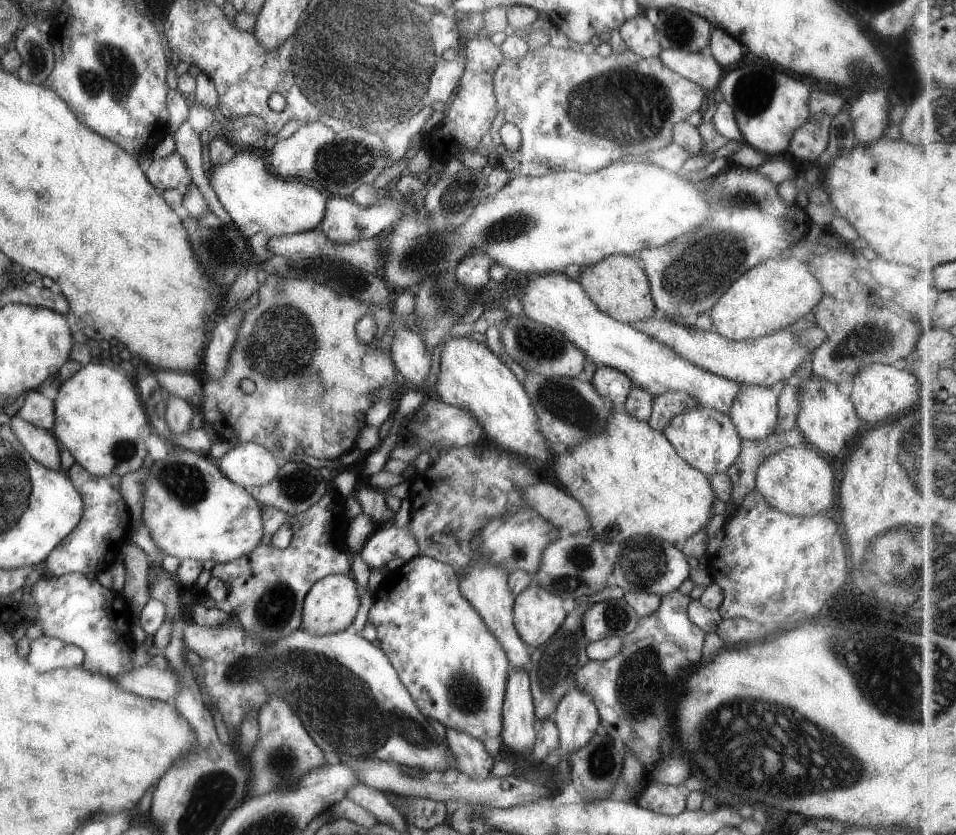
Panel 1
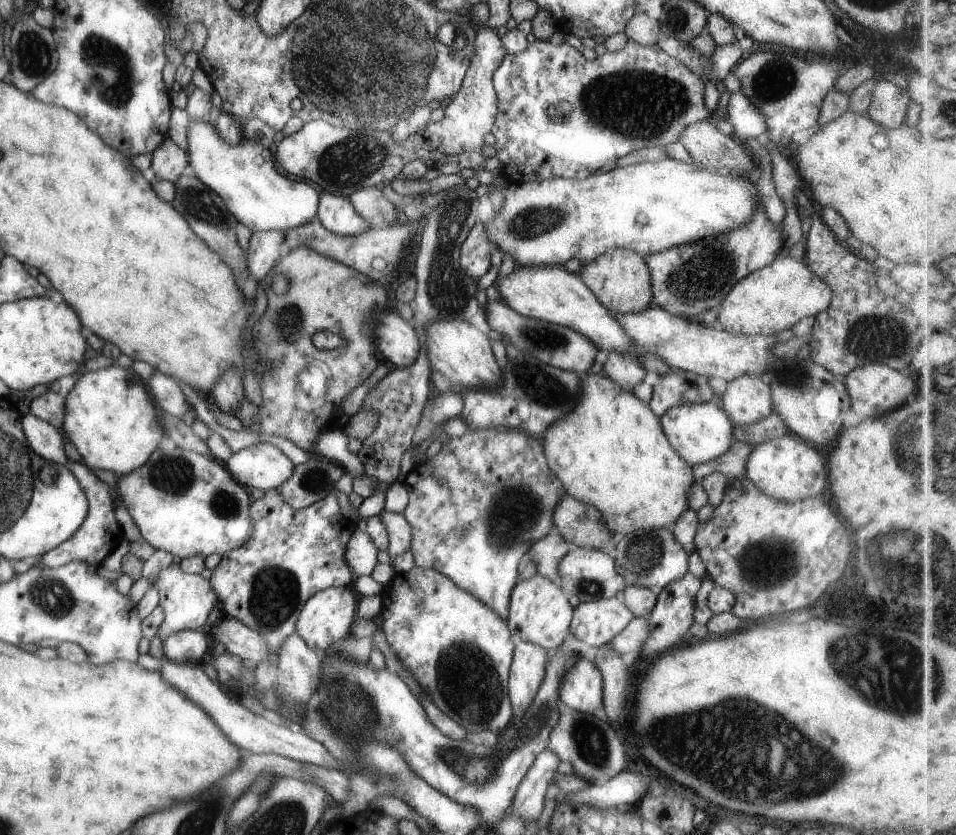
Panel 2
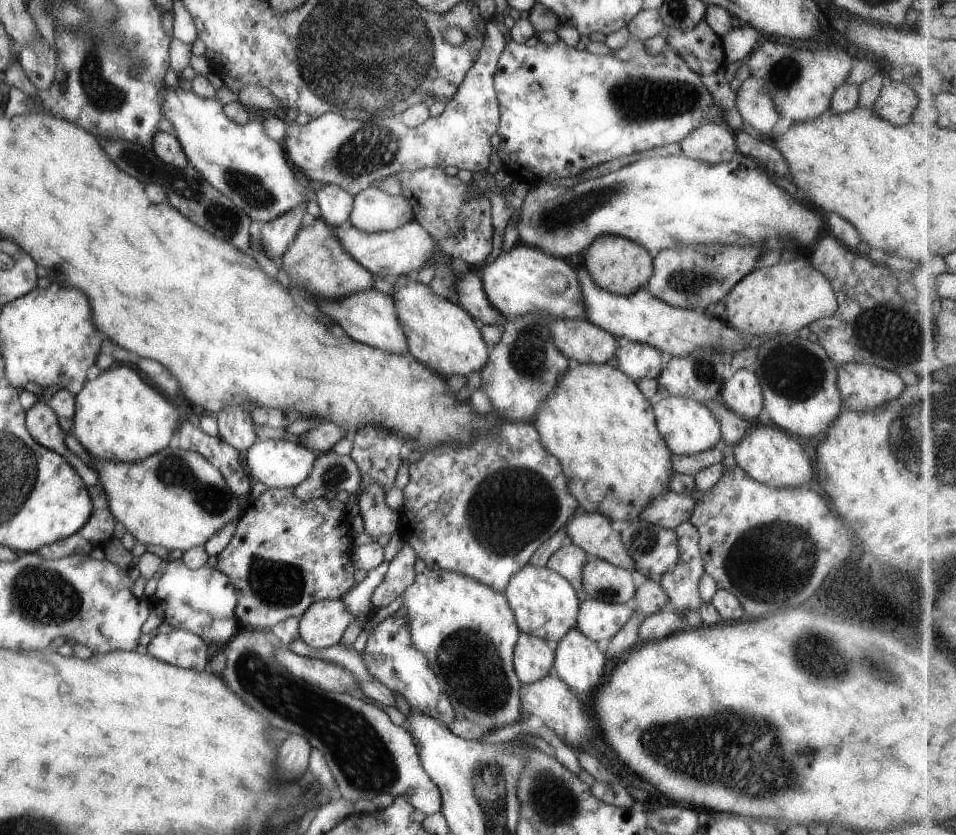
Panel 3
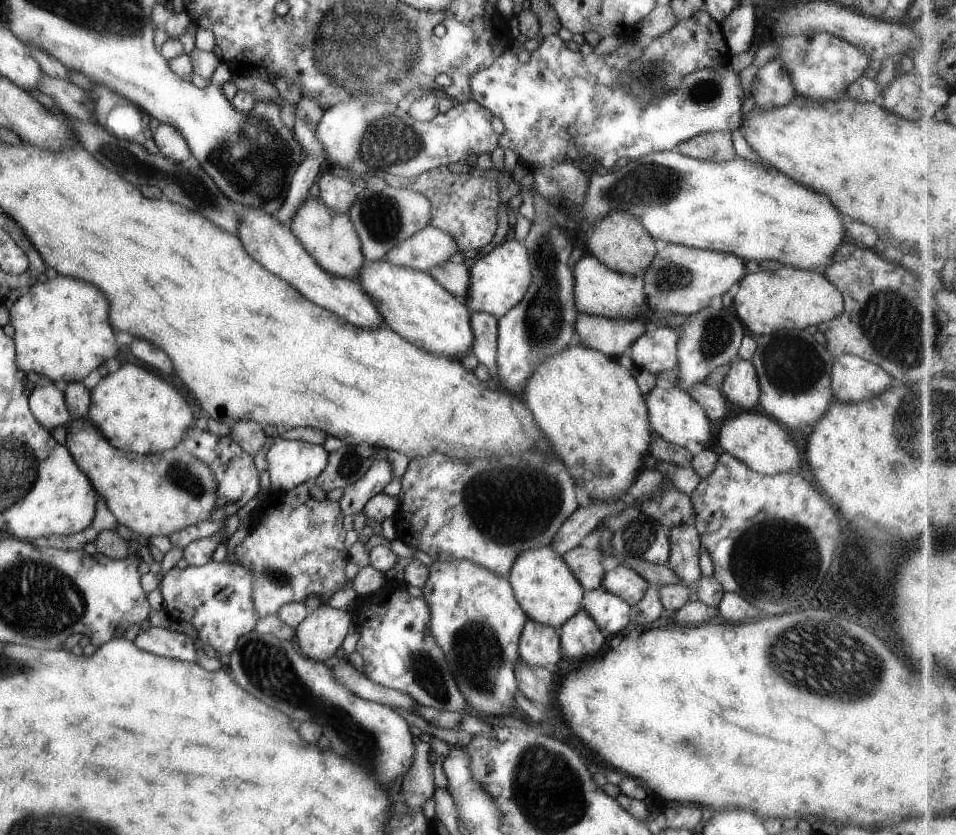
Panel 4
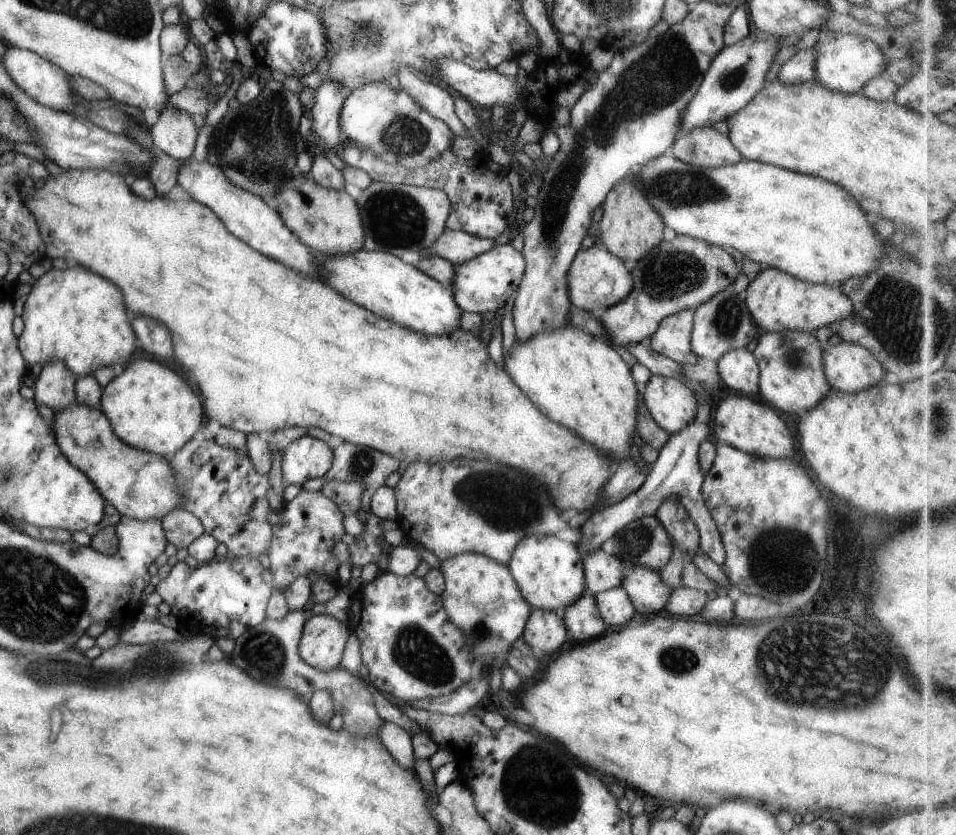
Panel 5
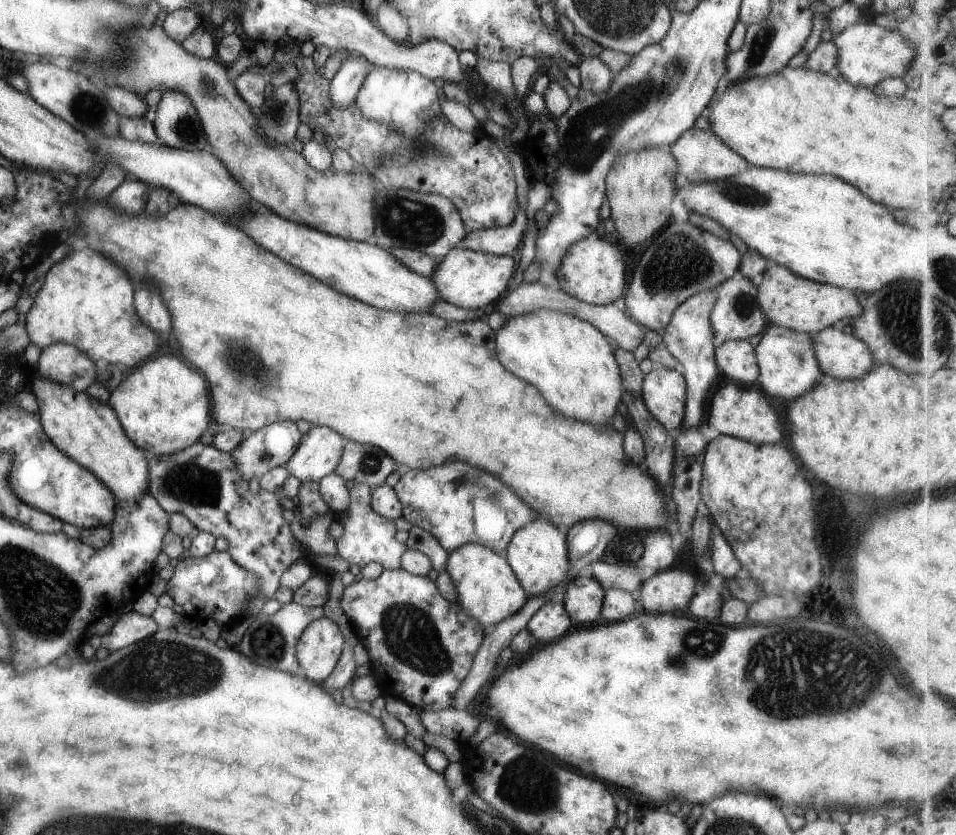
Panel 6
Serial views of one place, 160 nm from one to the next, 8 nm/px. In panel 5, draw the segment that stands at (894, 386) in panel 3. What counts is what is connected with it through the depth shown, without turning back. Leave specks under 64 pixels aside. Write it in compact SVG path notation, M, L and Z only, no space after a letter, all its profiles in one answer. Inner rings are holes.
M840 342L839 344L823 347L824 374L829 385L842 392L855 393L864 390L866 386L874 386L886 378L884 367L869 350L858 343Z

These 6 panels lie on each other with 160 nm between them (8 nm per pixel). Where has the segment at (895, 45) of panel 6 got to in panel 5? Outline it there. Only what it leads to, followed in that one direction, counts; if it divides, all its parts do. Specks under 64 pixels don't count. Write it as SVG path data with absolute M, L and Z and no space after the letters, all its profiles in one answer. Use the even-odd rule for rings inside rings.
M824 28L819 32L819 39L814 48L817 50L814 80L830 90L841 93L860 92L871 78L883 73L889 63L880 46L859 34L842 34Z

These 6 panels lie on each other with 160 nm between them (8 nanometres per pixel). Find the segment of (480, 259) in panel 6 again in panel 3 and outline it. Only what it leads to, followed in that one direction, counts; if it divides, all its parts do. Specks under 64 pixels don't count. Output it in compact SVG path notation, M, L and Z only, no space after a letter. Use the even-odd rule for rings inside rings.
M514 241L514 244L505 246L494 262L479 269L477 273L487 299L505 317L513 318L527 312L546 311L554 318L587 318L576 266L569 260Z

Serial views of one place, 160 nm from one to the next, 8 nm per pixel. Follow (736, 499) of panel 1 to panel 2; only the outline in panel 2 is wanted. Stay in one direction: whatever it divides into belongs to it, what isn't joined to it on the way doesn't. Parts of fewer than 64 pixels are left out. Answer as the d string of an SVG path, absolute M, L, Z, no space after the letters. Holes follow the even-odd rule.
M736 440L732 446L730 446L722 456L718 456L717 459L692 466L694 478L696 478L697 482L700 482L702 478L714 472L720 472L720 474L724 474L727 478L742 478L746 474L748 456L750 456L750 452L752 452L754 448L756 448L756 446L752 446L752 444L748 444L748 442Z

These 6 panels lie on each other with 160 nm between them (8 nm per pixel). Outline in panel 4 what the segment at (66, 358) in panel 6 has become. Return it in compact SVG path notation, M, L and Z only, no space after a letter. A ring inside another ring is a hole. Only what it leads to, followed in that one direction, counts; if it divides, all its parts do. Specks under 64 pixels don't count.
M55 383L31 386L30 406L36 420L50 432L57 426L67 426L71 416L66 406L65 394Z

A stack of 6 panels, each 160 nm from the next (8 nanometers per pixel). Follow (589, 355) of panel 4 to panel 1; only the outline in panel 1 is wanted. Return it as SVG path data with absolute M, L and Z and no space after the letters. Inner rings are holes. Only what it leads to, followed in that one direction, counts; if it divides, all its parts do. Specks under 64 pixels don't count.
M621 407L612 412L602 432L584 438L569 451L554 455L552 467L564 488L586 509L596 539L608 548L634 535L656 537L681 548L688 537L707 526L713 517L710 510L716 496L709 475L686 462L663 431L654 430L646 421L631 417Z

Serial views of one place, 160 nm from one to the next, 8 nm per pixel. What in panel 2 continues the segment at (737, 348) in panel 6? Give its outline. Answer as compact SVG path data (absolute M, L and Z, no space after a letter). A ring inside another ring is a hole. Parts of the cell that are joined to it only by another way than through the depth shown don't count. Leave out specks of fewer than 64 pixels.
M742 376L732 380L722 398L723 410L738 426L750 426L773 414L772 390L760 377Z

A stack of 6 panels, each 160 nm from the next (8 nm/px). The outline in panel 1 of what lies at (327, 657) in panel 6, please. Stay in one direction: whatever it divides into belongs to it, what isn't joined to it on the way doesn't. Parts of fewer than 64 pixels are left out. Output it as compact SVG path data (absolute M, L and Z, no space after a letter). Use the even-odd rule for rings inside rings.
M328 575L315 582L303 602L301 627L307 633L320 636L346 631L356 618L360 606L360 591L351 575Z

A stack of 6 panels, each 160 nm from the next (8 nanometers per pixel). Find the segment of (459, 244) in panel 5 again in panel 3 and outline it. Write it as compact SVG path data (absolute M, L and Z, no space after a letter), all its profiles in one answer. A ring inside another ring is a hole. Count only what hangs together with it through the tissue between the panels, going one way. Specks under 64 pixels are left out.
M416 220L406 223L396 230L381 233L365 233L364 231L358 230L354 225L352 225L351 229L348 228L348 230L342 230L340 227L333 229L341 245L352 255L352 258L364 266L364 268L367 268L375 277L380 276L382 278L384 278L386 274L401 277L408 275L412 270L420 271L424 266L429 264L436 252L435 245L439 243L439 241L437 241L438 237L429 233L421 224L418 224Z

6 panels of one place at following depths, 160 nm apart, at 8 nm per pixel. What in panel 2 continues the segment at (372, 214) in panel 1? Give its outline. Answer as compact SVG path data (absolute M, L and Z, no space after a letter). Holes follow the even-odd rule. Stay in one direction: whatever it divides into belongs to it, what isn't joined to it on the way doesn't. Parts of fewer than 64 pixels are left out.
M334 193L321 196L316 219L324 229L338 236L358 236L373 227L373 222L356 212L348 197Z

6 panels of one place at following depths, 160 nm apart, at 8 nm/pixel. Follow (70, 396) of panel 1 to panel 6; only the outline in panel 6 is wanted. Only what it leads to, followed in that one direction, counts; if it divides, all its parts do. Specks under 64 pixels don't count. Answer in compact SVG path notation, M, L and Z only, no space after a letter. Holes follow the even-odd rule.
M176 356L148 358L140 366L126 371L122 381L114 392L111 392L108 404L118 415L128 438L149 456L169 455L184 450L198 441L204 430L213 426L210 398L208 398L208 388L204 378L198 372L194 372L190 366L186 366L182 360L178 360Z

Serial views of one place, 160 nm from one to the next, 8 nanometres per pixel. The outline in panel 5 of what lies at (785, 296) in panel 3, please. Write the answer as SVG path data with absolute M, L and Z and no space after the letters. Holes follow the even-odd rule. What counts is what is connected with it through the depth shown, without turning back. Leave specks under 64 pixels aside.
M764 267L750 281L745 293L747 307L754 322L762 330L772 332L793 330L811 333L812 330L846 318L853 309L852 301L842 292L841 287L803 281L774 267Z

